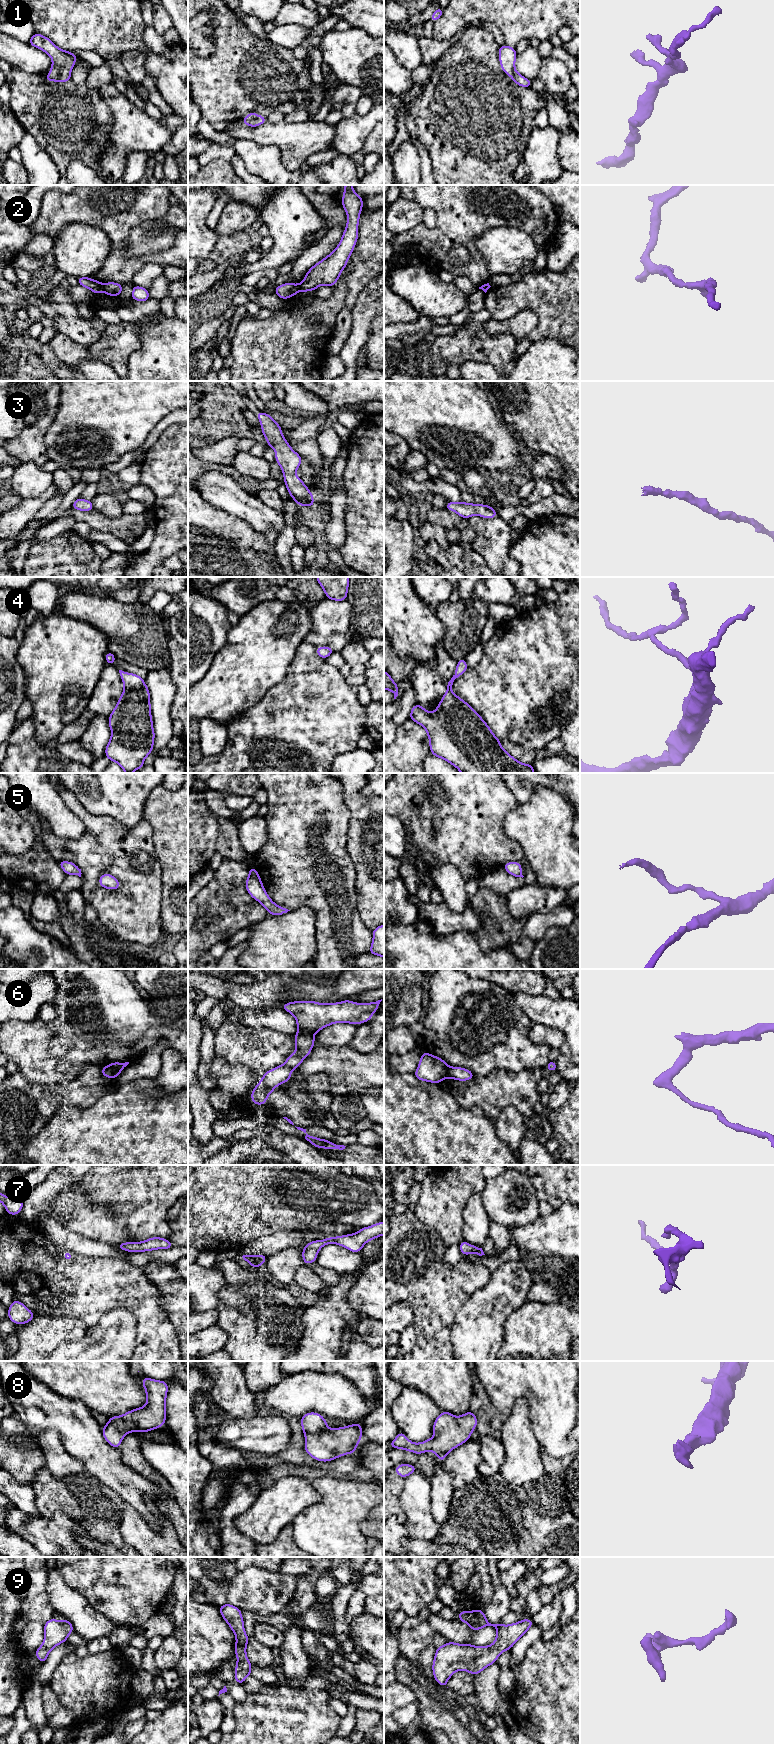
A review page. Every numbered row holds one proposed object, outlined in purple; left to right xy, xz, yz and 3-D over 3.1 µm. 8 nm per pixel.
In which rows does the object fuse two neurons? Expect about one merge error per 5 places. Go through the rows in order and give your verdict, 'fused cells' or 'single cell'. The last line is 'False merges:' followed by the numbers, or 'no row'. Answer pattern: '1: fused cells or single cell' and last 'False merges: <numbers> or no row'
1: single cell
2: fused cells
3: single cell
4: single cell
5: single cell
6: fused cells
7: single cell
8: single cell
9: single cell
False merges: 2, 6

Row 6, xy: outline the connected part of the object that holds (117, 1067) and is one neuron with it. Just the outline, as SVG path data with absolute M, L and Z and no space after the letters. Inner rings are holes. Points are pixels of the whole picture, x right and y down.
M113 1062L111 1064L108 1064L107 1066L110 1067L113 1070L113 1078L116 1079L117 1076L123 1069L129 1064L129 1062L125 1063L119 1063L119 1062Z

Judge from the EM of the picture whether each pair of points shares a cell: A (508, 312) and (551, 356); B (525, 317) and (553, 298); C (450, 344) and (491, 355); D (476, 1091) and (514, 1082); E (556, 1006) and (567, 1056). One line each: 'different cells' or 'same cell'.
A: different cells
B: different cells
C: same cell
D: same cell
E: same cell

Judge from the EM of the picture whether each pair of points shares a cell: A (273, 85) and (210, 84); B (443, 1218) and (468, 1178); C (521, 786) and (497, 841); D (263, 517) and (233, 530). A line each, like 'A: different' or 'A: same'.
A: same
B: same
C: different
D: different

